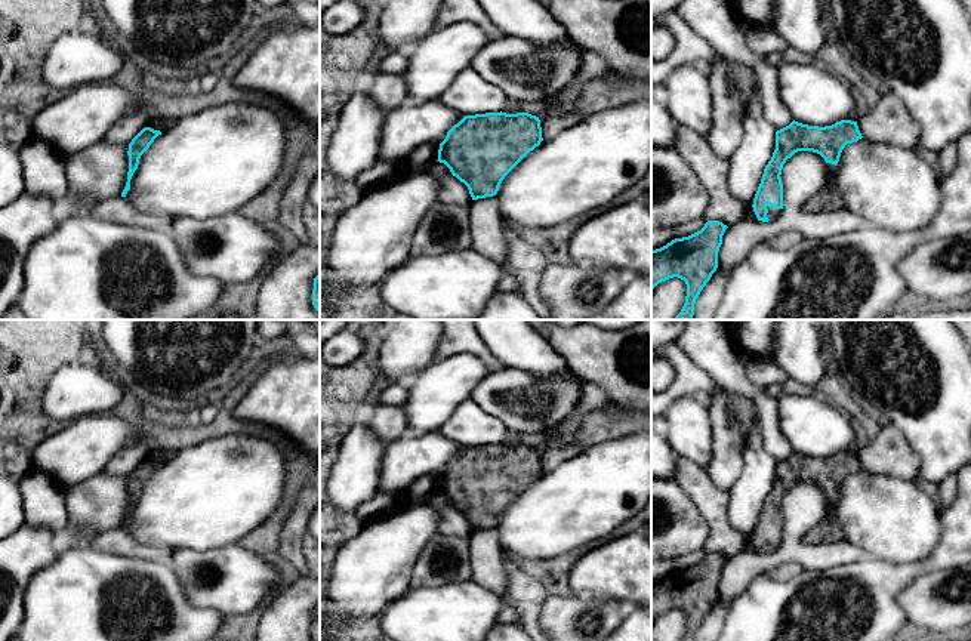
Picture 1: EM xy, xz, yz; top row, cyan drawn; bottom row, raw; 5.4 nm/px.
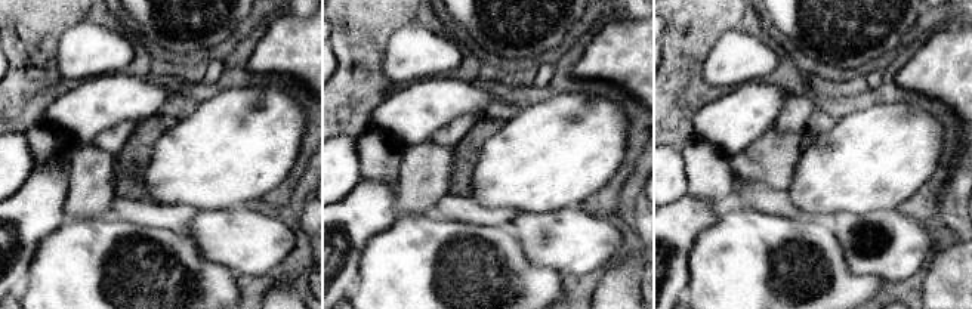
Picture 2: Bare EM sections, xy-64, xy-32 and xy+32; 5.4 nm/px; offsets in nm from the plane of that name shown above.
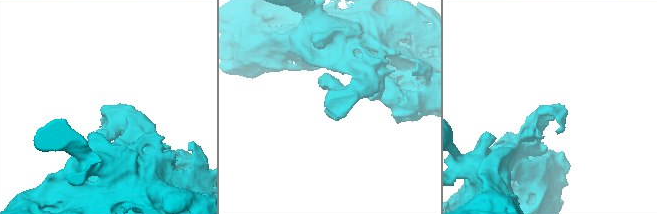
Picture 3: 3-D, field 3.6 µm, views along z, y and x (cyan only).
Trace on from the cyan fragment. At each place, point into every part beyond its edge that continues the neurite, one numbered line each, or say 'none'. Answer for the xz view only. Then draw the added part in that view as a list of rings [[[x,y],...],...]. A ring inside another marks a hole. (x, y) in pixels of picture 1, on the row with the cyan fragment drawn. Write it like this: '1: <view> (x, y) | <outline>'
none

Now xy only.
none

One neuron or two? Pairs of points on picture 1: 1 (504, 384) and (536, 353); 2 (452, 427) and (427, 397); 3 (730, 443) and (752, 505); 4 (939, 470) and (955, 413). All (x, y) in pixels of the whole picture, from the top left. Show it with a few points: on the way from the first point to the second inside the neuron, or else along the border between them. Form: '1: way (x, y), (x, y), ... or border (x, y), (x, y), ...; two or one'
1: border (505, 366), (523, 369), (535, 375), (554, 376); two
2: border (468, 397), (437, 428); two
3: border (746, 438), (742, 447), (742, 472), (728, 492); two
4: way (940, 456), (943, 452), (943, 427); one

